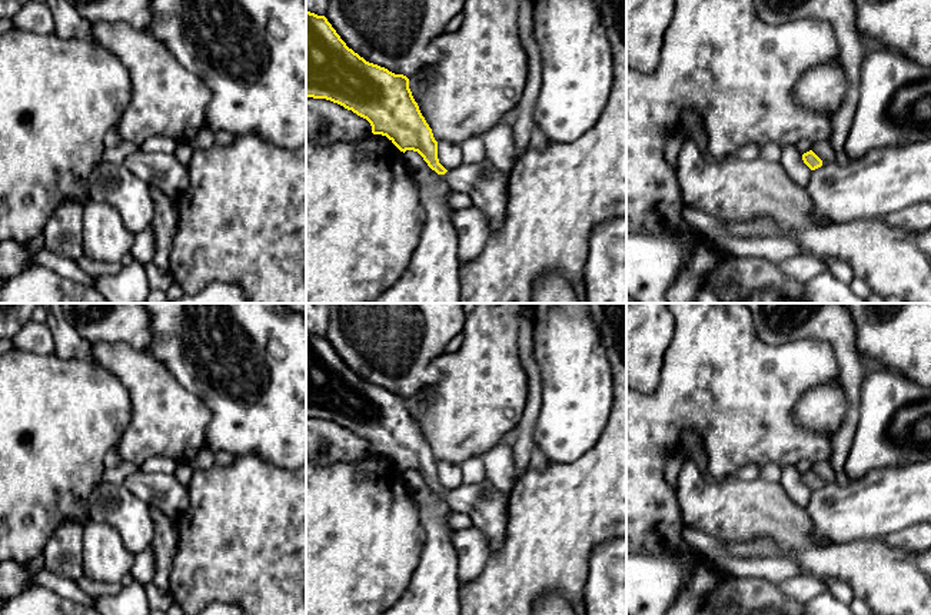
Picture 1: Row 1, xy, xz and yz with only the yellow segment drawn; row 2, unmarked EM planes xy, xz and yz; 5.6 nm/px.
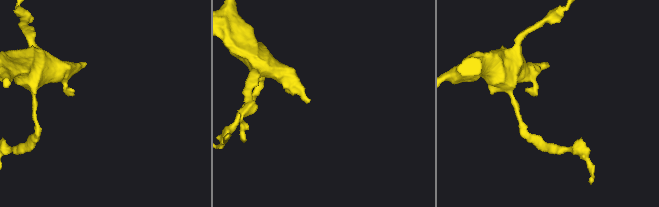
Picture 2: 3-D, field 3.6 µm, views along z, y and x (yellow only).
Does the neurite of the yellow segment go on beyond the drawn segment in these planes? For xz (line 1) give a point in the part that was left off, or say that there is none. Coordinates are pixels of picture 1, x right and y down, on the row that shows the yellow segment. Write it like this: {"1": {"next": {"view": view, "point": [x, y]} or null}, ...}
{"1": {"next": {"view": "xz", "point": [486, 185]}}}

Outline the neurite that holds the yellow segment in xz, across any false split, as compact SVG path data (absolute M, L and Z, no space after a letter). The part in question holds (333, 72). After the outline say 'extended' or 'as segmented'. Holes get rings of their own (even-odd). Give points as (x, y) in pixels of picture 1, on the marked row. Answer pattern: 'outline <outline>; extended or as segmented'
outline M306 10L306 97L326 99L366 119L373 134L386 136L400 152L418 152L428 166L443 174L453 192L466 193L488 219L491 233L505 222L508 177L488 159L446 170L438 159L438 142L409 89L409 79L366 62L346 46L325 16Z; extended

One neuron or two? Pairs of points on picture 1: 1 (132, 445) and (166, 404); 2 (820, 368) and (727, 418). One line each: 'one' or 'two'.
1: one
2: one

